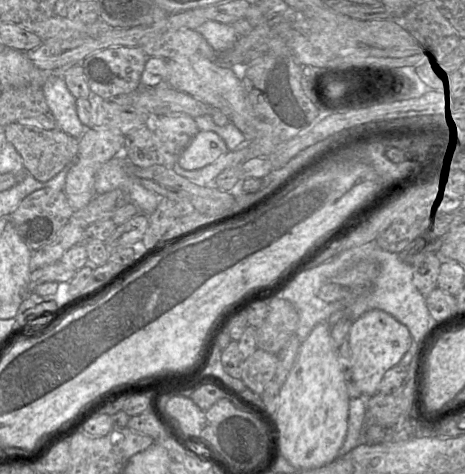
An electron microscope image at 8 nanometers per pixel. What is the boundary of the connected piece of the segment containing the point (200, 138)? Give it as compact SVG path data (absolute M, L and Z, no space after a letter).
M199 131L180 155L178 164L186 171L201 169L228 152L225 142L211 131Z

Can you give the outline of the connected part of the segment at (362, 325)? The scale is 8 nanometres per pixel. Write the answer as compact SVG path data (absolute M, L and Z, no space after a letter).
M379 309L370 310L353 321L347 339L351 351L352 381L363 397L371 397L378 392L385 373L399 364L413 342L404 324Z

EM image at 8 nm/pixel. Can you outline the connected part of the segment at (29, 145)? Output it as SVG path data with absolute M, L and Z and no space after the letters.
M14 122L2 130L5 140L13 144L21 155L24 170L41 182L47 182L55 177L78 153L79 139L60 129L47 130Z

